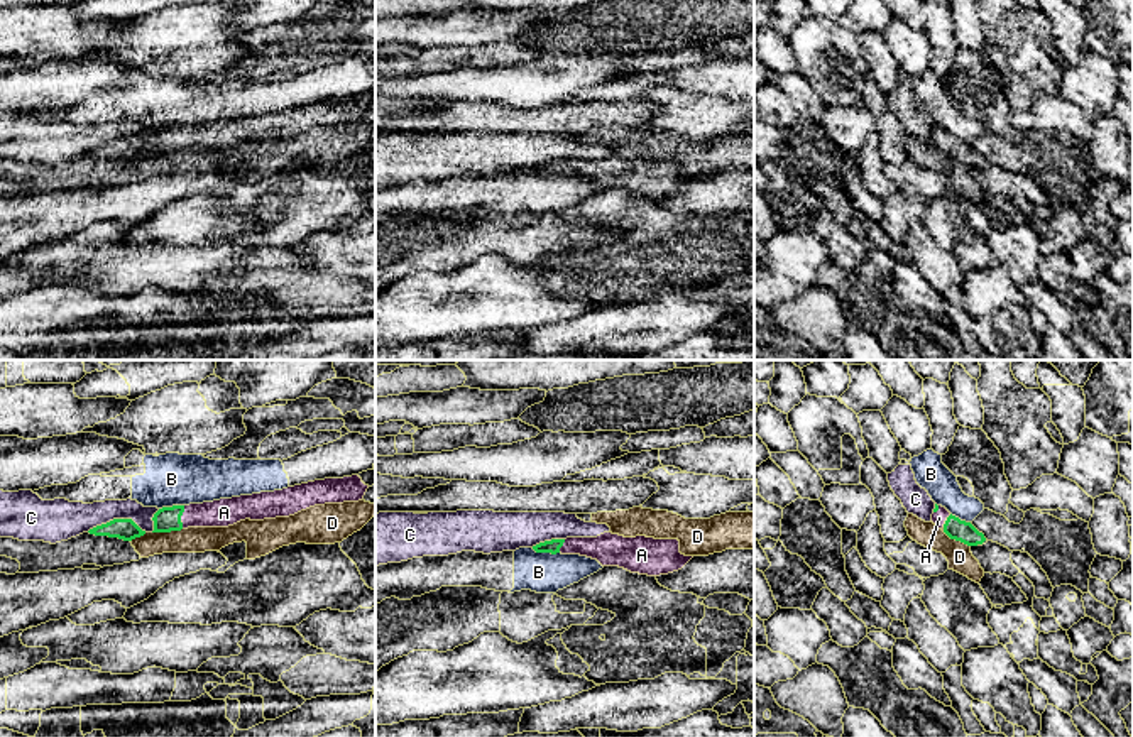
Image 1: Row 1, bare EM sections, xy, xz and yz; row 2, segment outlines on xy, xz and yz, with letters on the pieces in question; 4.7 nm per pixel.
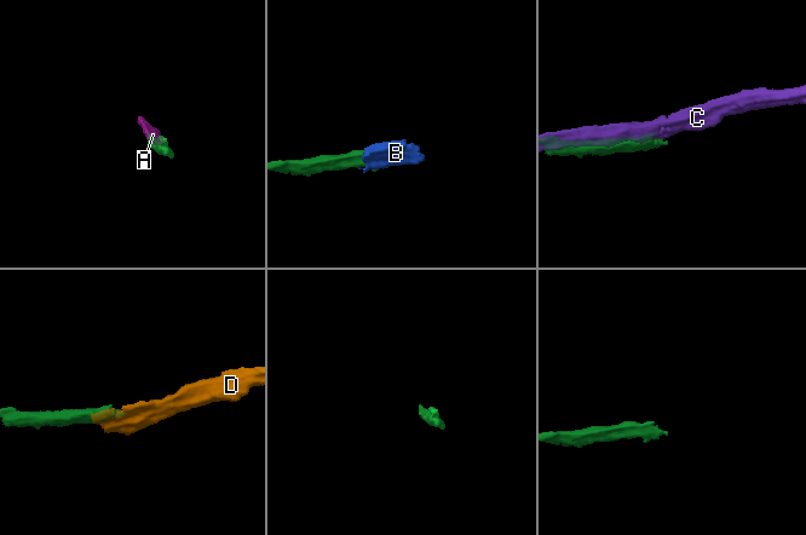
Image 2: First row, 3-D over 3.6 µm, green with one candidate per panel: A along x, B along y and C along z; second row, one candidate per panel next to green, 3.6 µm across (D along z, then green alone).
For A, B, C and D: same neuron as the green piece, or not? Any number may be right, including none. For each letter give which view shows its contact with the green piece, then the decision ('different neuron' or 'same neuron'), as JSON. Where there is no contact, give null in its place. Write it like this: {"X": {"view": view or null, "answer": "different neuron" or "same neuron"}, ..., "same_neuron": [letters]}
{"A": {"view": "xy", "answer": "same neuron"}, "B": {"view": "xz", "answer": "different neuron"}, "C": {"view": "xy", "answer": "different neuron"}, "D": {"view": "xy", "answer": "different neuron"}, "same_neuron": ["A"]}

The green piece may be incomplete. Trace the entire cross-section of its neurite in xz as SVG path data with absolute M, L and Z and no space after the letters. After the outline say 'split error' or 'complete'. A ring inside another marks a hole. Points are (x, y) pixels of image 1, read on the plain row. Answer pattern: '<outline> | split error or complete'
M612 154L597 159L551 161L533 171L551 176L580 176L597 181L602 188L619 188L648 198L678 193L693 179L680 174L678 161L624 159Z | split error

